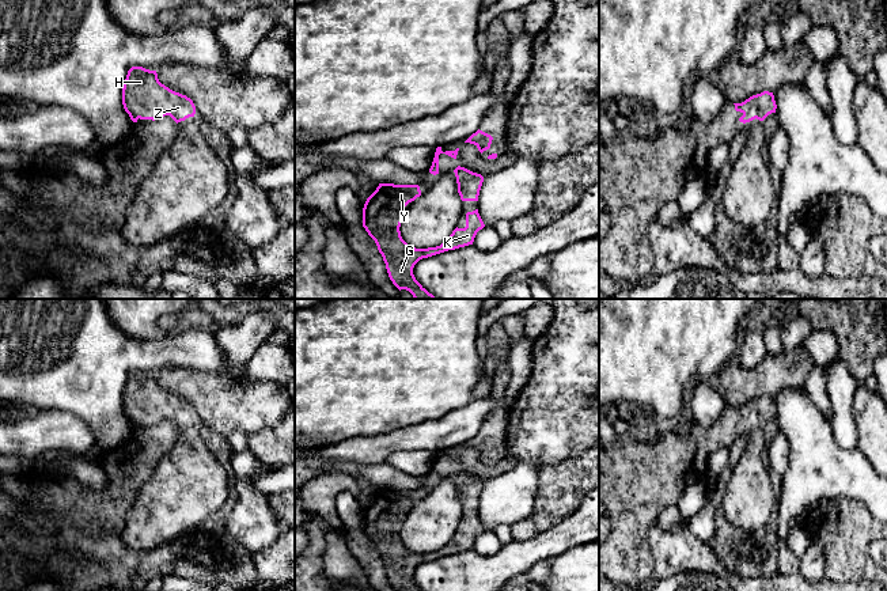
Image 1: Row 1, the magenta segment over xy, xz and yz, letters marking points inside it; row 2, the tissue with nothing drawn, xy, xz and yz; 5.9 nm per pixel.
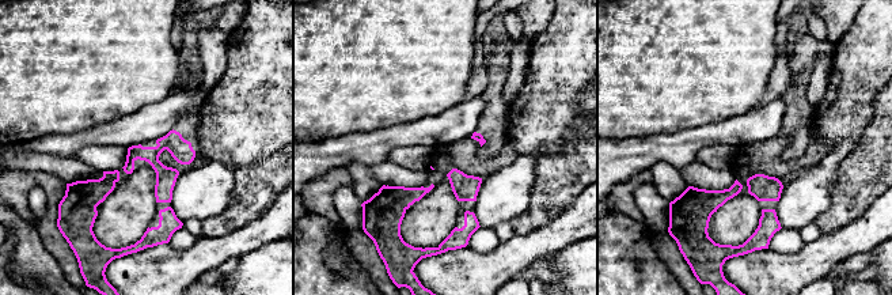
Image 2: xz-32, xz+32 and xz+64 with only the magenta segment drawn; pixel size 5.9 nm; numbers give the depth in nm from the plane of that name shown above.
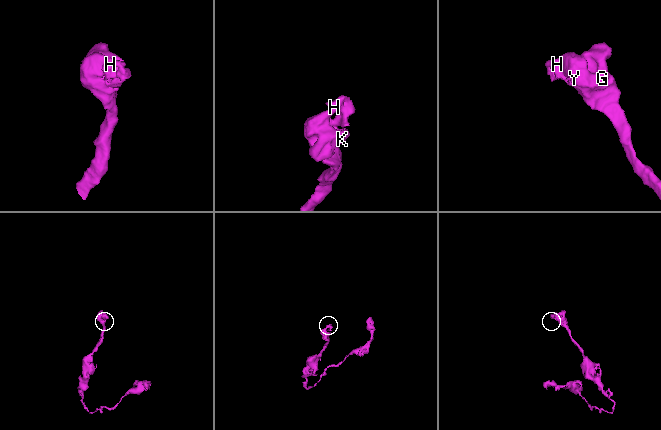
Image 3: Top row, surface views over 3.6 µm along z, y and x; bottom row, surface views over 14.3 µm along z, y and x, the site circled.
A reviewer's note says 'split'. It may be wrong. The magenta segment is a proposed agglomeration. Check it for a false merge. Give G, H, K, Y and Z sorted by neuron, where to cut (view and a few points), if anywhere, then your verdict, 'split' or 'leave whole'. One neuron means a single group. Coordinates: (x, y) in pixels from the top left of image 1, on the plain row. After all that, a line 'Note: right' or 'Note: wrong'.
groups G H K Y Z; cut none; leave whole
Note: wrong

